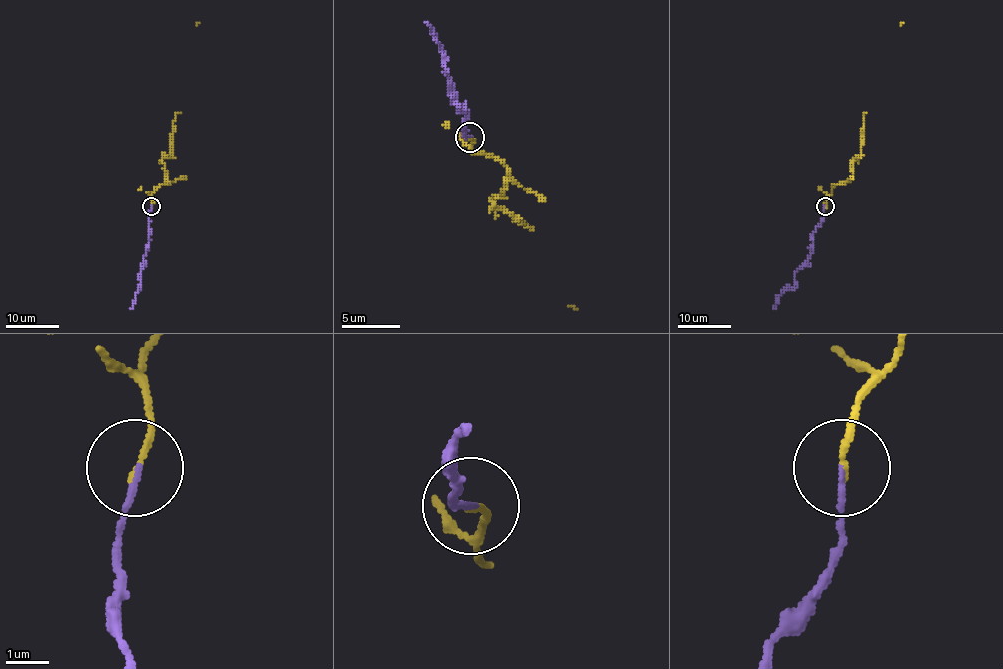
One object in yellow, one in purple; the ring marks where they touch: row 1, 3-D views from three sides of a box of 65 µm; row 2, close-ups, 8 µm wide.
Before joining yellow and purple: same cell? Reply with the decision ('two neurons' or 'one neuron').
one neuron

